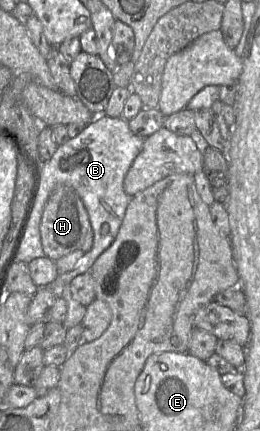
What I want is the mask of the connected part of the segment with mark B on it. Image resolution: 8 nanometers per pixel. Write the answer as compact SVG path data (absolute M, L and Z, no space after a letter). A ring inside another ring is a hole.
M101 114L86 125L76 137L68 139L58 146L52 157L40 167L40 184L27 223L16 261L30 262L45 256L39 225L45 203L57 185L72 187L81 198L88 213L93 231L93 244L89 251L77 261L73 270L58 274L54 281L46 286L59 296L63 287L79 274L90 271L97 257L106 250L115 239L121 226L125 210L131 198L123 189L123 180L133 160L143 147L144 139L136 136L129 128L128 121L121 117L109 117Z

